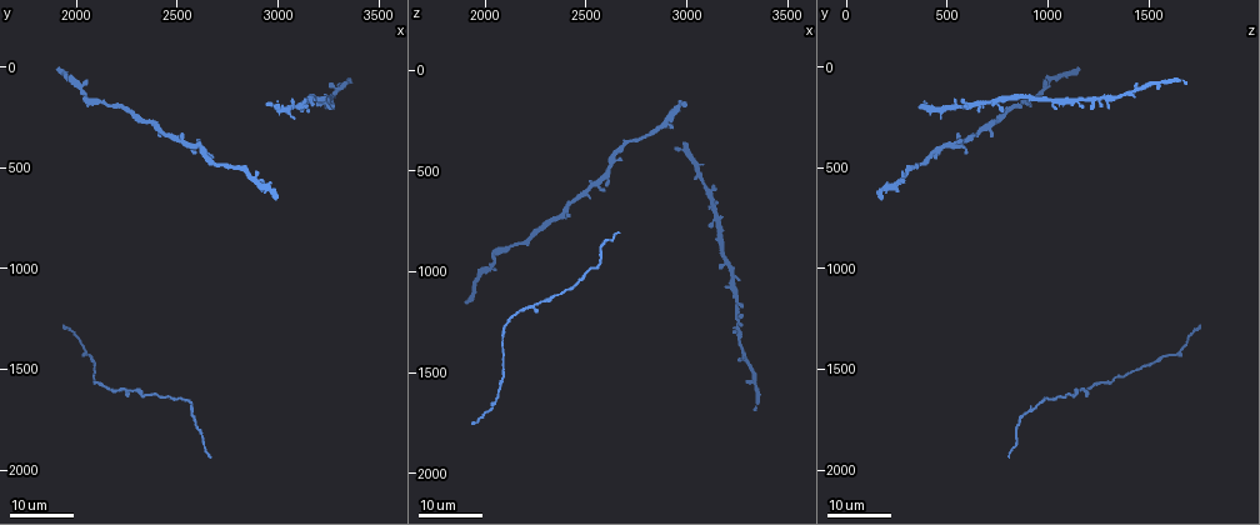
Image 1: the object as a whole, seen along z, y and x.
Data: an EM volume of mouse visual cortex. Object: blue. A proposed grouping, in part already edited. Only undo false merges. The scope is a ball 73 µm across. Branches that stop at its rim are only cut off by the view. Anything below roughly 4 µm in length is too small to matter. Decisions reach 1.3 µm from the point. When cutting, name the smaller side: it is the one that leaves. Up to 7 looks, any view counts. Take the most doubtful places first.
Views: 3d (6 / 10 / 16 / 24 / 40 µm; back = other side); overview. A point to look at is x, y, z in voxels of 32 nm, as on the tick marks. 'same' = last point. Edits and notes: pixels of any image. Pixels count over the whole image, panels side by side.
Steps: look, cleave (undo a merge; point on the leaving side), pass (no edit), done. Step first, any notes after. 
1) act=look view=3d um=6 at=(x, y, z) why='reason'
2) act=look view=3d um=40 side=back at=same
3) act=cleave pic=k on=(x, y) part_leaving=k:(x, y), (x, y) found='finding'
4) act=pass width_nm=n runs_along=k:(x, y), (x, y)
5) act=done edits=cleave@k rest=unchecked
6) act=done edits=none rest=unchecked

act=look view=3d um=16 at=(2560, 390, 550) why='four-way junction'

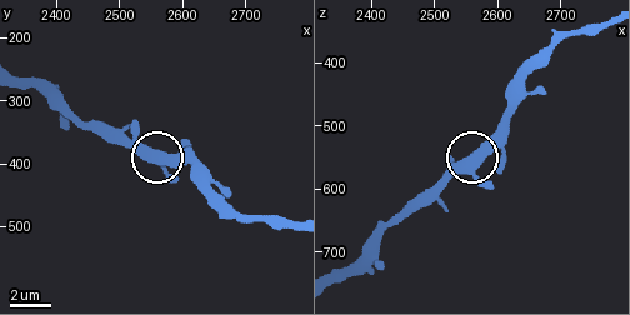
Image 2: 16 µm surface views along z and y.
act=look view=3d um=6 at=(2550, 380, 555)

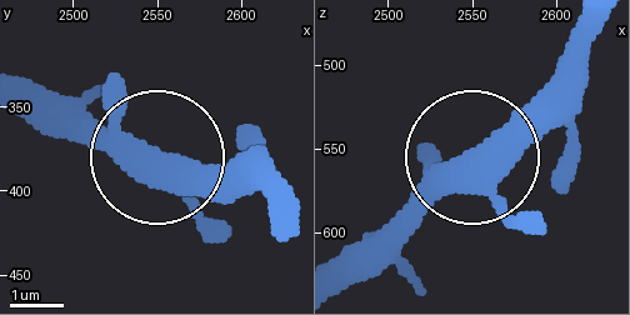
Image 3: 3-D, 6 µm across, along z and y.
act=pass runs_along=3:(523, 236), (464, 164), (379, 245) found='continuous, no second neuron'

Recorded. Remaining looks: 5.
act=look view=3d um=24 at=(2560, 1720, 900) why='arms run side by side'

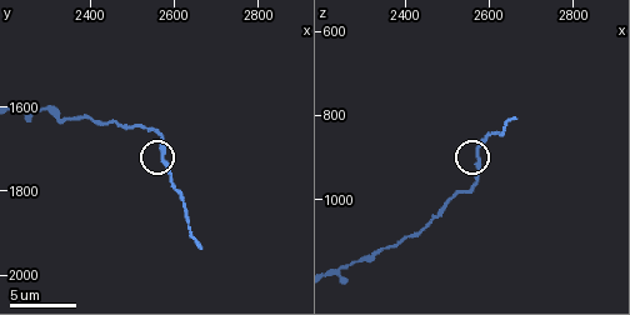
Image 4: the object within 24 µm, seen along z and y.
act=look view=3d um=6 at=(2570, 1715, 895)

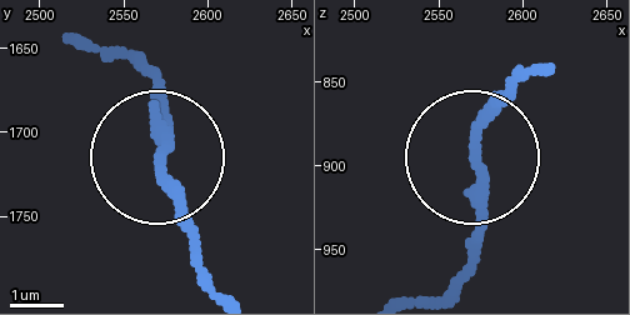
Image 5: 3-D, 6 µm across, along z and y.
act=pass found='continuous, no second neuron'

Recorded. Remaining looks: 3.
act=look view=3d um=16 at=(2840, 500, 310)

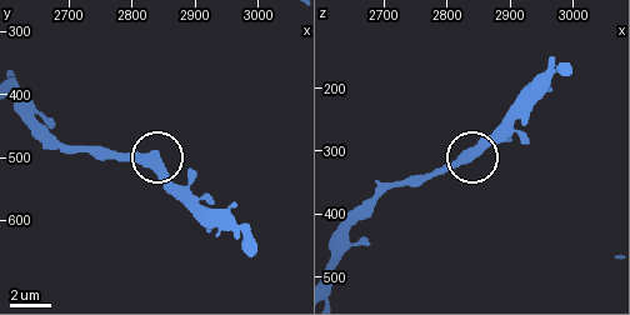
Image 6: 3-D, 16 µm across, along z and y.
act=look view=3d um=6 at=same

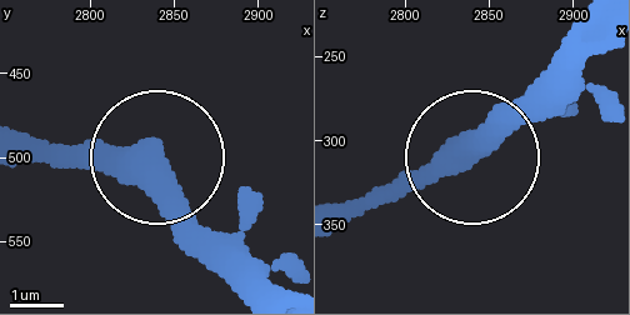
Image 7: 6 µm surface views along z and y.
act=pass runs_along=7:(29, 144), (136, 148), (254, 274) found='one neuron here'

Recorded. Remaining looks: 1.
act=done edits=none rest=unchecked

